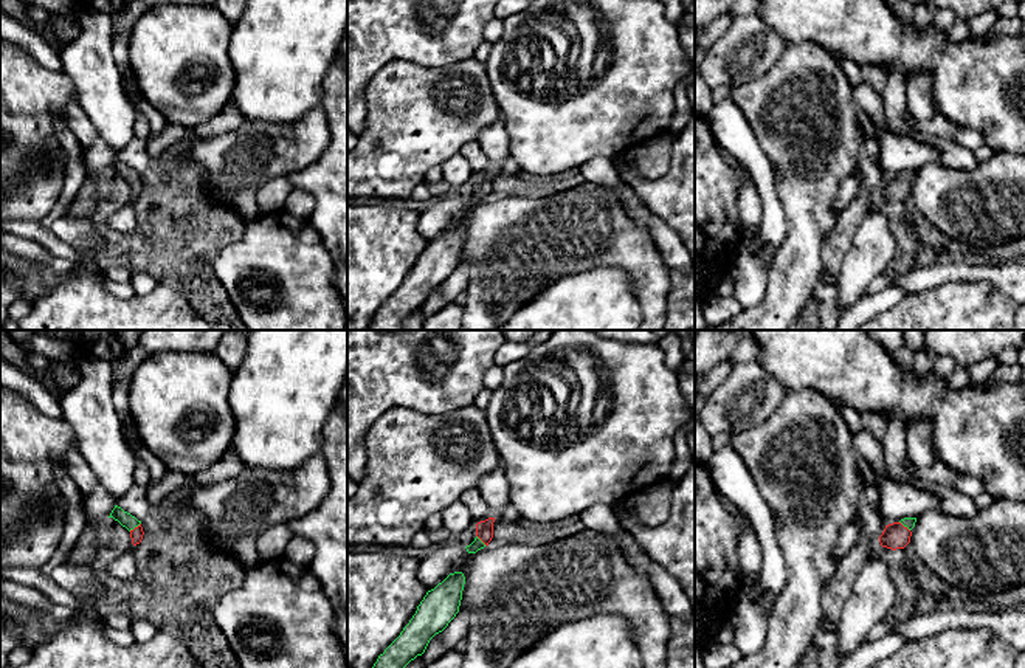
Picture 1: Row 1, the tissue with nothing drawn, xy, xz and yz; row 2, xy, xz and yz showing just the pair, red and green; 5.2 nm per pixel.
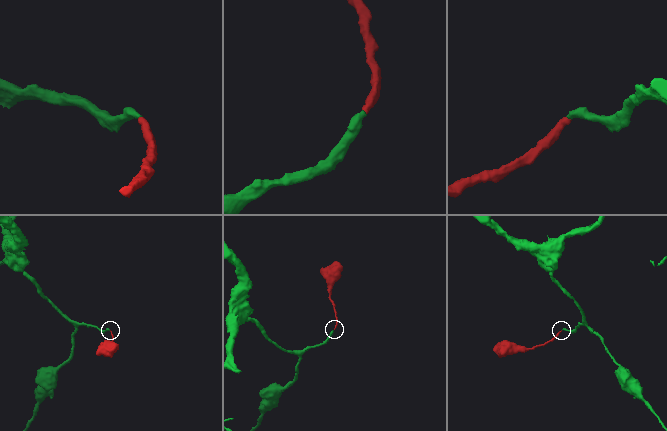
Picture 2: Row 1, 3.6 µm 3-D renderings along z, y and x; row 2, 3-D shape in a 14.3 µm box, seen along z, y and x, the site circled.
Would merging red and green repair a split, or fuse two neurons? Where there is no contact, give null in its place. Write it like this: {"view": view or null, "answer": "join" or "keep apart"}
{"view": "xy", "answer": "join"}

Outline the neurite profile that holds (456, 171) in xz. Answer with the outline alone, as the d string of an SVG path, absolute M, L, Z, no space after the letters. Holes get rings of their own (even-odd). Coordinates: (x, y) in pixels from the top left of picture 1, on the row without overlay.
M462 153L451 157L442 166L442 174L443 174L443 180L448 181L451 188L462 186L478 177Z

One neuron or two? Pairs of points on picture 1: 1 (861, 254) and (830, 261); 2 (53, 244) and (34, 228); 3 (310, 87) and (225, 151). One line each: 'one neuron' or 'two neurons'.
1: two neurons
2: one neuron
3: two neurons

